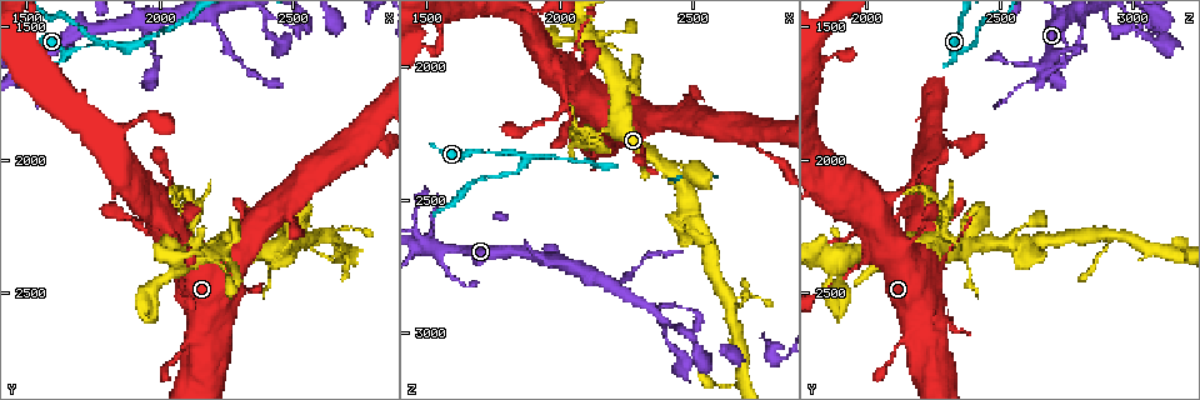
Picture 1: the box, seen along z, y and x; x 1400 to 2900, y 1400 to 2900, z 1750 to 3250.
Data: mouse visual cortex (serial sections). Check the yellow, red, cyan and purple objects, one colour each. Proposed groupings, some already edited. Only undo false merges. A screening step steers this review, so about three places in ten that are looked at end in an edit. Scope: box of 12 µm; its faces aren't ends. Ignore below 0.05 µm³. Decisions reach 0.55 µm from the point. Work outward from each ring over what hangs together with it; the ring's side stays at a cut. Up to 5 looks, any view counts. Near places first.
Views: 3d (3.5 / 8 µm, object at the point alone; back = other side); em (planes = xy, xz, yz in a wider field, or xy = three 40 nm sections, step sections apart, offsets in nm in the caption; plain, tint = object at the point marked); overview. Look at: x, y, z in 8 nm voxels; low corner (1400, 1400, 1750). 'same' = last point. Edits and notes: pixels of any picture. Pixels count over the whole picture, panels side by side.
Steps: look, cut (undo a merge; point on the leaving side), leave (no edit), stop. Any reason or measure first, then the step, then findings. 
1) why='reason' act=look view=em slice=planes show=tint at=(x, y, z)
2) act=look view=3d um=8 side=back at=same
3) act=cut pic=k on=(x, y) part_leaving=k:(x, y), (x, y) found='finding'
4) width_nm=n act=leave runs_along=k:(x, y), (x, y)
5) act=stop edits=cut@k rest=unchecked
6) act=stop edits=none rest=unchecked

why='four-way junction' act=look view=3d um=3.5 at=(1490, 1660, 2660)

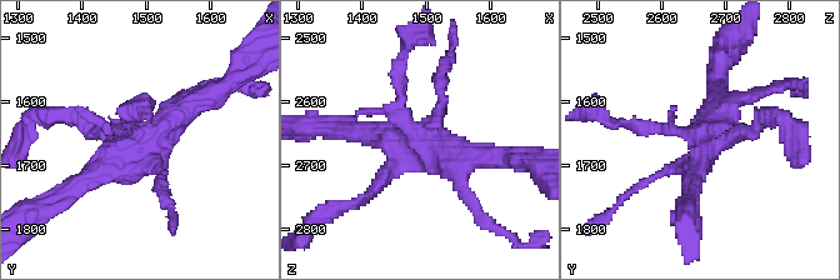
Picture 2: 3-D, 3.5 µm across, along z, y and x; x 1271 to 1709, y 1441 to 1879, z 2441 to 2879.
act=look view=em slice=planes show=tint at=(1495, 1660, 2660)

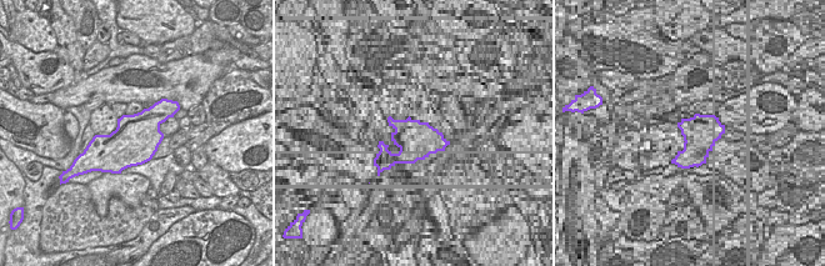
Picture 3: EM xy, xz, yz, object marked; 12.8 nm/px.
act=leave found='continuous, no second cell'

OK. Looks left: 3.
why='thin neck' act=look view=3d um=8 at=(2220, 1500, 2810)

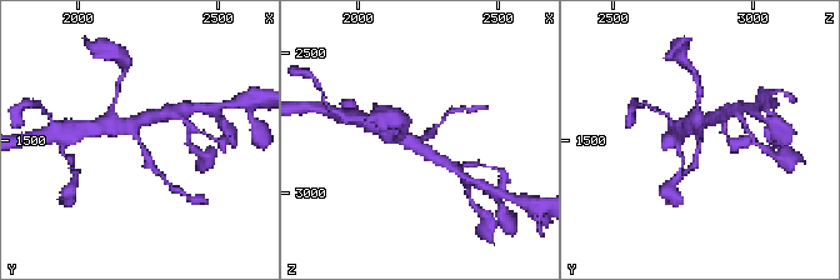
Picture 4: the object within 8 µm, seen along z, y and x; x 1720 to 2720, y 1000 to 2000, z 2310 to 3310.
act=look view=3d um=3.5 at=(2210, 1500, 2820)

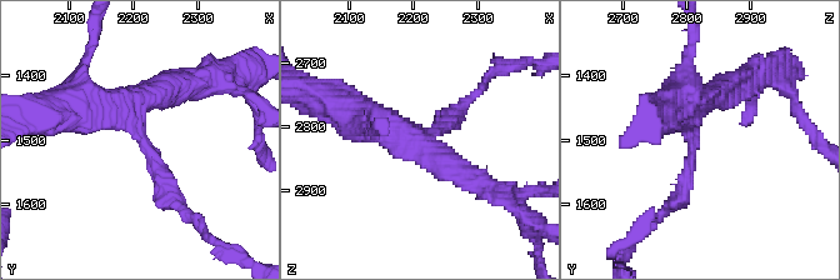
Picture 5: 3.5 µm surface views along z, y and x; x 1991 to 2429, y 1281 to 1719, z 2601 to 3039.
arm_widths_nm=200,400 why='now the EM' act=look view=em slice=xy step=5 show=tint at=(2215, 1510, 2805)

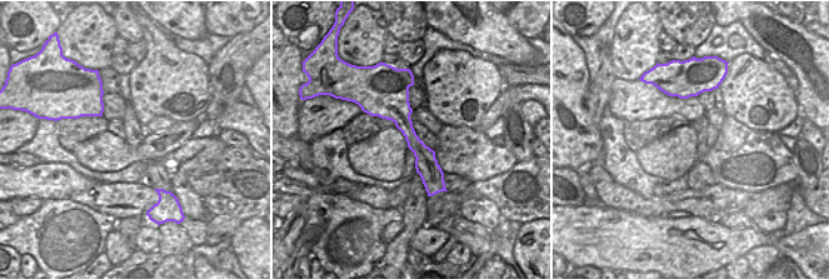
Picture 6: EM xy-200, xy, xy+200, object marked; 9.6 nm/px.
act=cut pic=5 on=(678, 199) part_leaving=5:(153, 154), (173, 200), (210, 239) found='a second cell is stuck on'

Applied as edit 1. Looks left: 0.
act=stop edits=cut@5 rest=unchecked

